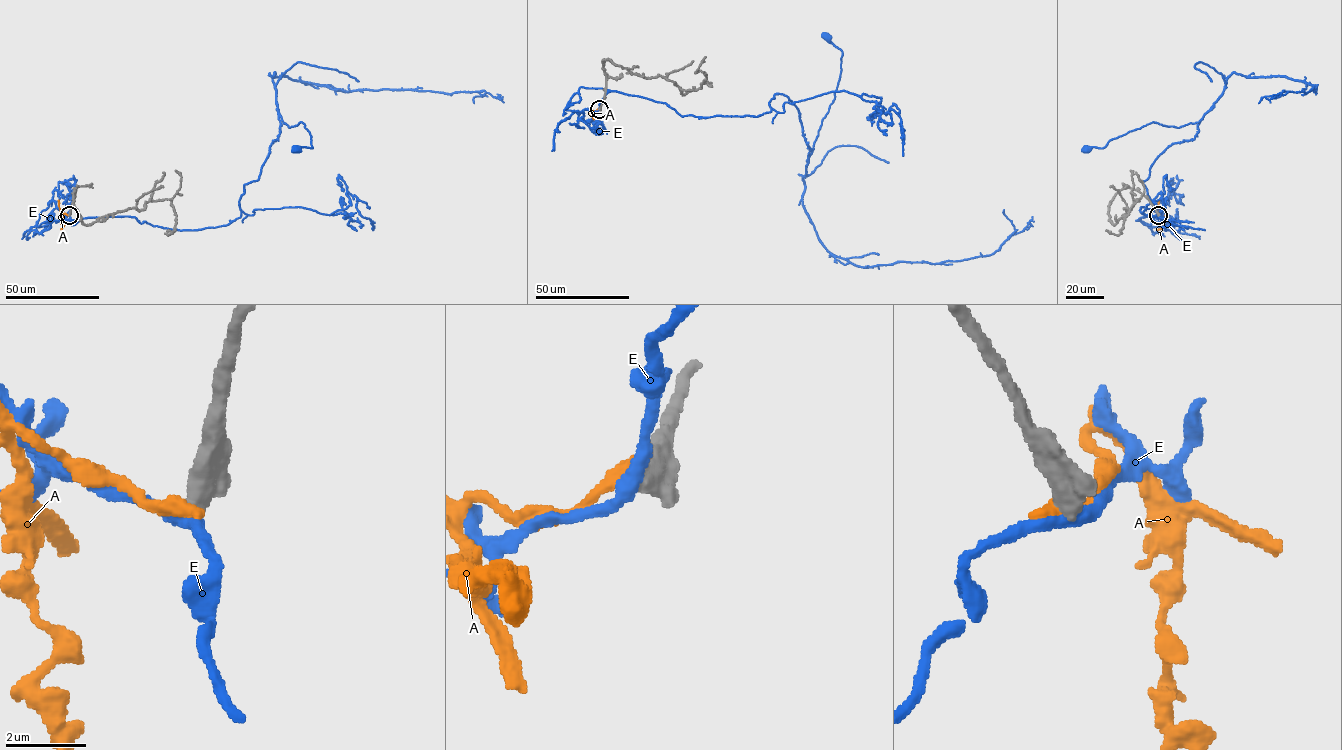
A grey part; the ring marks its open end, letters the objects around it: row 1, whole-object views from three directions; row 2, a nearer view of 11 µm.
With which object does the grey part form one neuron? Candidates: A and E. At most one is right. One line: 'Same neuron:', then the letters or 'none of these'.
Same neuron: none of these

